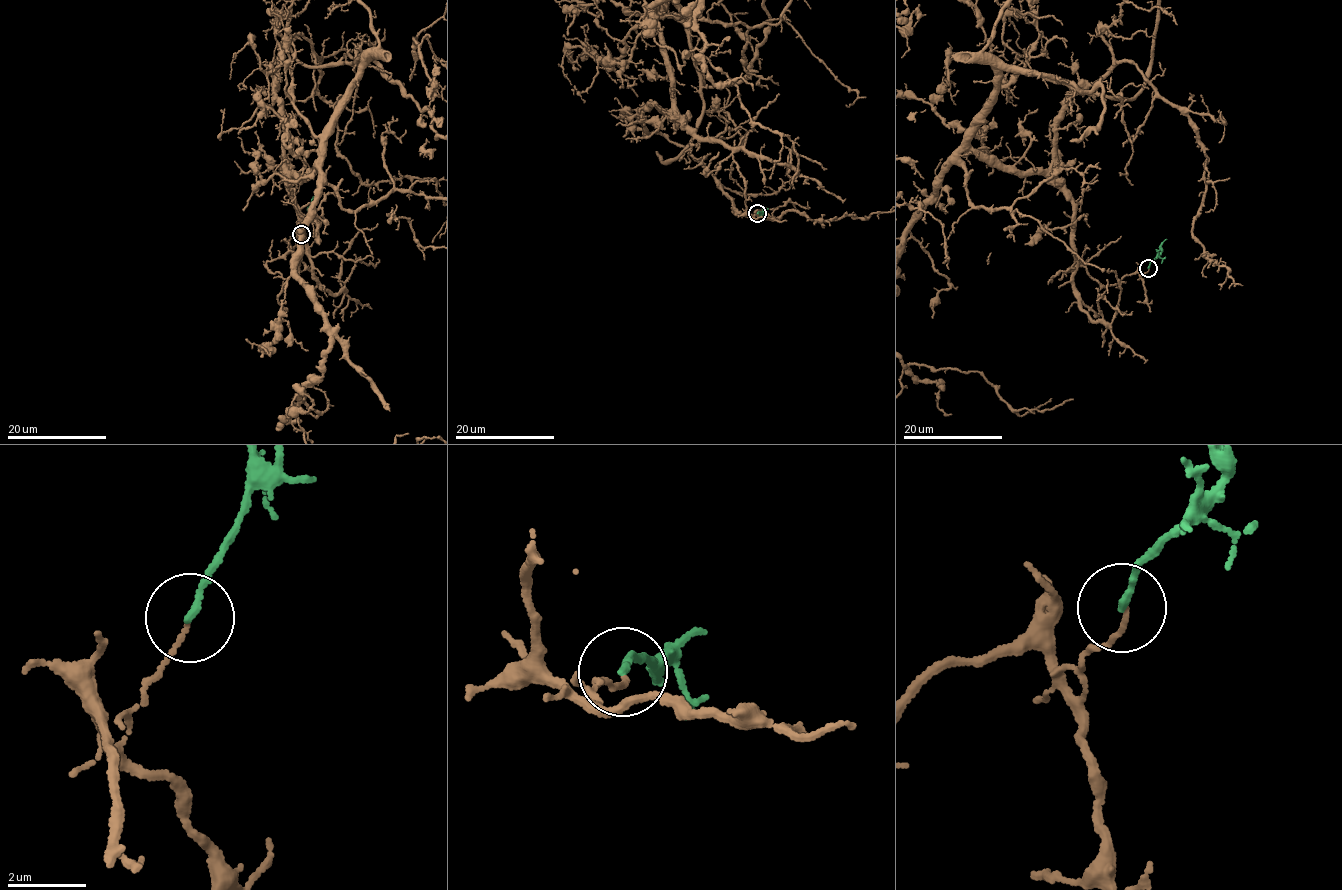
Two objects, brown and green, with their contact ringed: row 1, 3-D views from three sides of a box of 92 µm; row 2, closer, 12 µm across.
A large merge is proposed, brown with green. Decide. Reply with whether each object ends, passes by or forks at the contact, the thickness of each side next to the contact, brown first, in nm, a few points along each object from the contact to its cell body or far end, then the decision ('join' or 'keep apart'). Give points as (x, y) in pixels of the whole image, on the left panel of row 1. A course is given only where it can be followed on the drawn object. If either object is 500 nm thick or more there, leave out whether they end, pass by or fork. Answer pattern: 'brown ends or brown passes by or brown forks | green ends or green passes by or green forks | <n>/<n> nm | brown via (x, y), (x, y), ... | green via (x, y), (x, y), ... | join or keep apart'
brown ends | green ends | 90/170 nm | brown via (301, 234), (298, 268), (290, 182), (316, 168), (368, 58), (291, 52) | keep apart

